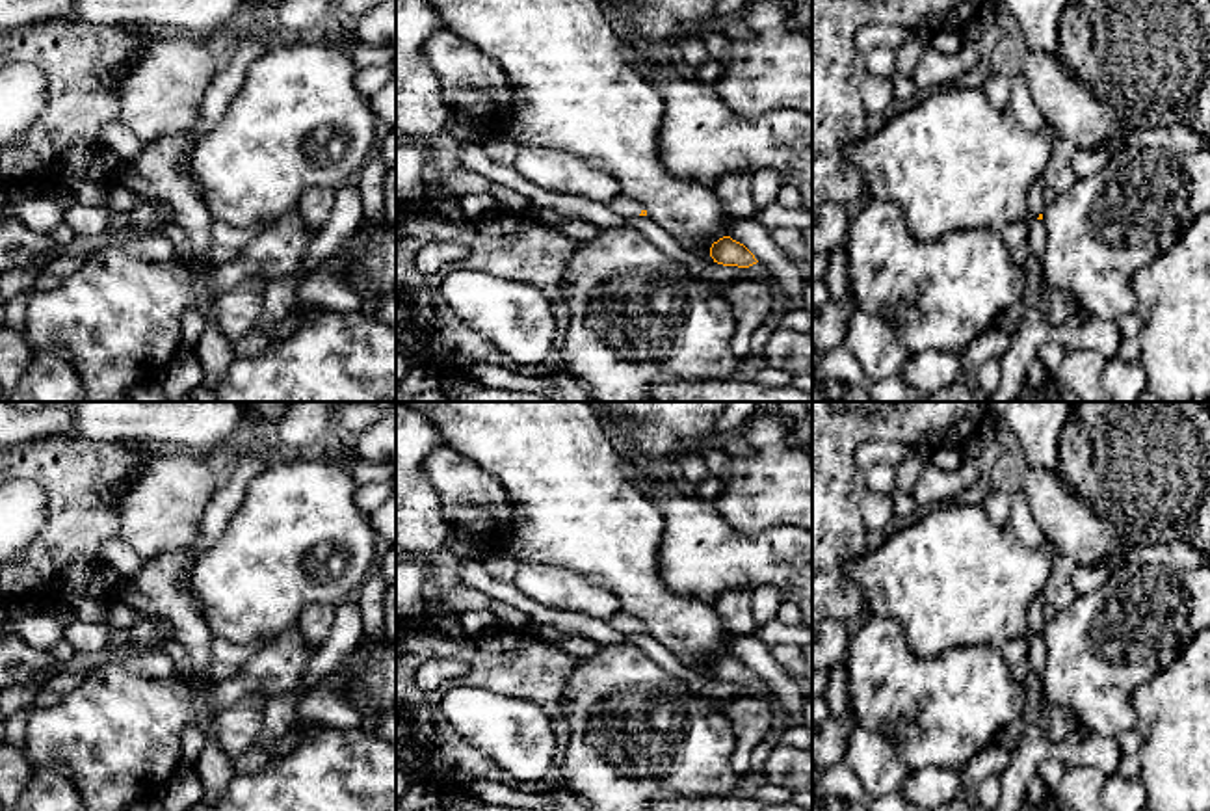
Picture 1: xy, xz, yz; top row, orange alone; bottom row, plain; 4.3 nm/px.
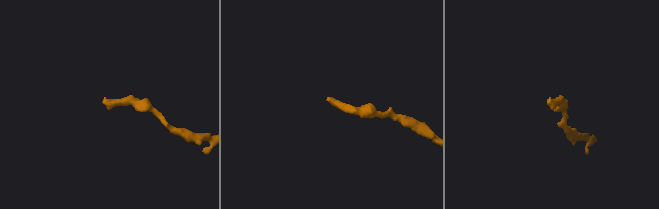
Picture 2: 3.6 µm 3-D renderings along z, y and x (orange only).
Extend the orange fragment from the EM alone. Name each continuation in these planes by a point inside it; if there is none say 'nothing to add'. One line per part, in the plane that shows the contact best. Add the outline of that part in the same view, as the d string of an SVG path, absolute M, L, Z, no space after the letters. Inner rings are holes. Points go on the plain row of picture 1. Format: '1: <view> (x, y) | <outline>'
1: xz (621, 622) | M625 612L615 614L608 623L612 625L613 631L621 634L638 634L645 627L643 621Z

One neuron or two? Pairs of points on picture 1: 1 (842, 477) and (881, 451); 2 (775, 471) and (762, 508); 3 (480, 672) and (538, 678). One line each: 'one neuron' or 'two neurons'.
1: two neurons
2: one neuron
3: one neuron

